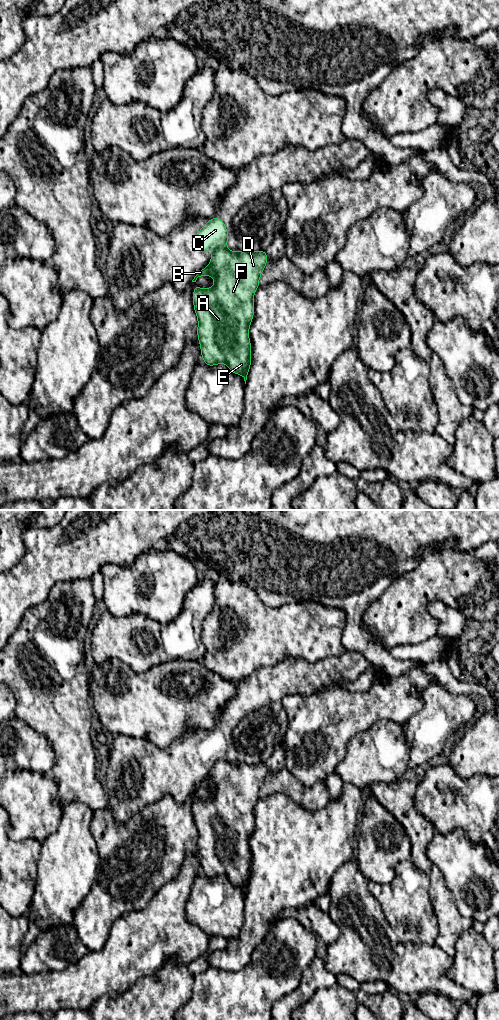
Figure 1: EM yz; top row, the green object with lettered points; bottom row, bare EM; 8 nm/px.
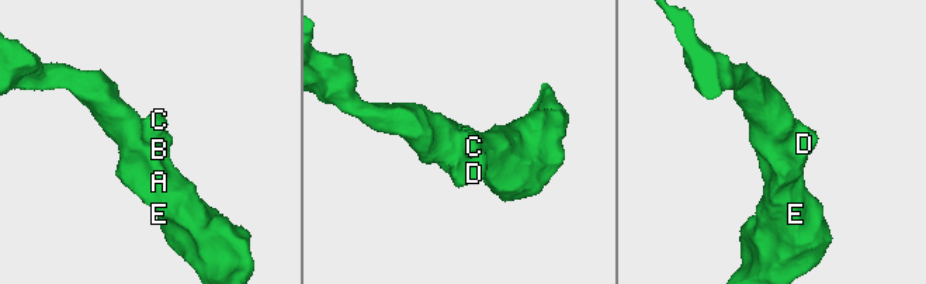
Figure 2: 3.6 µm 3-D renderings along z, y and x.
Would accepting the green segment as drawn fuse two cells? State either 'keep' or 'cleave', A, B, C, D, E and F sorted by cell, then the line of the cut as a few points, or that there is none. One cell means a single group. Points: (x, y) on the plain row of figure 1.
cleave; A B D E F / C; cut in yz along (226, 760), (220, 760), (213, 766)

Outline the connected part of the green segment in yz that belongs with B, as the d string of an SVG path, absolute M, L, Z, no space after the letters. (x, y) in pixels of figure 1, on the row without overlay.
M220 761L213 766L208 778L199 782L192 792L196 794L201 788L214 790L211 800L195 798L193 803L193 818L198 832L197 847L204 875L208 878L226 876L232 885L244 890L245 896L251 878L249 840L254 828L253 810L267 773L268 768L262 762L234 764Z

